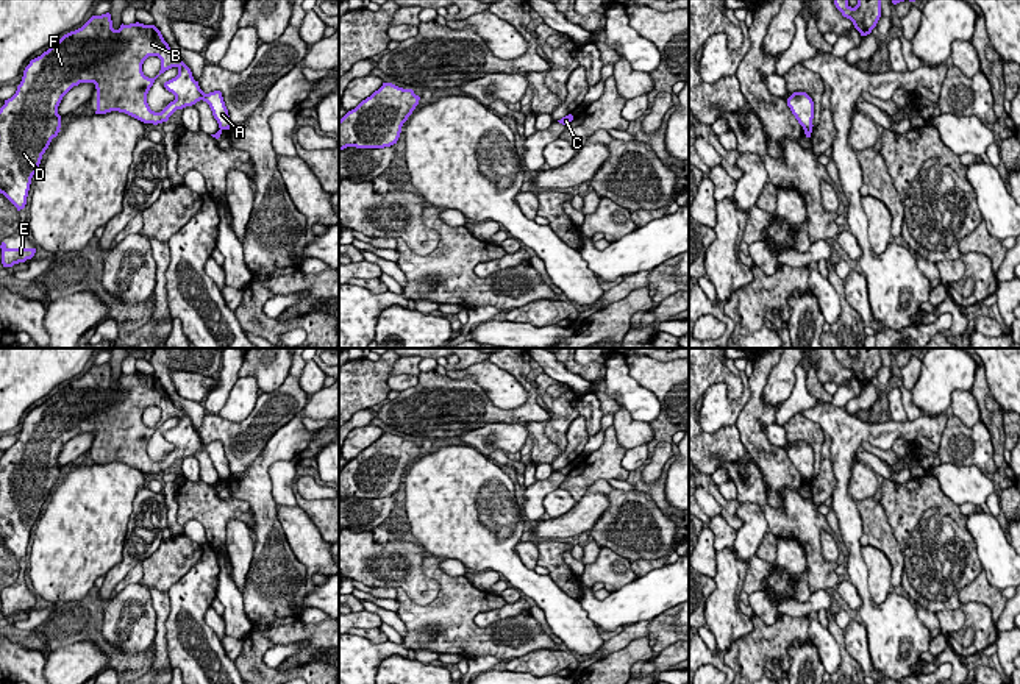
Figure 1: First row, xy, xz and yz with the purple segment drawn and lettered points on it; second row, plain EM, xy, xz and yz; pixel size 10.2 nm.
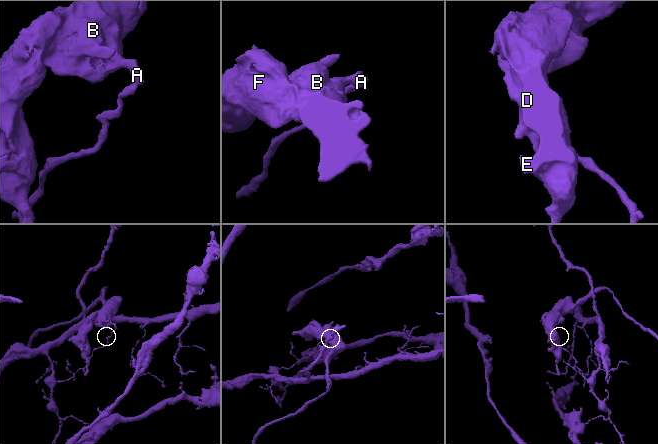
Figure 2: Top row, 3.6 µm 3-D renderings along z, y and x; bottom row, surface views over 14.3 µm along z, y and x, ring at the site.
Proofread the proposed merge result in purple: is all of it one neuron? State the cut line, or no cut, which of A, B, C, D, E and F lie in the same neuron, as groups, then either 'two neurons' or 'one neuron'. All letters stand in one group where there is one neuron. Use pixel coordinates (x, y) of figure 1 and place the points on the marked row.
cut yz (811, 127), (805, 130); groups A B D E F / C; two neurons

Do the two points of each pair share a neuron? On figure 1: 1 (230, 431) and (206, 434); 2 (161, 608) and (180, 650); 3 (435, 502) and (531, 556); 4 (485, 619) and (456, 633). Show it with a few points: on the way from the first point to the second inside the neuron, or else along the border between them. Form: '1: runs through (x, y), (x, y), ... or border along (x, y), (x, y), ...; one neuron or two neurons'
1: runs through (224, 431), (213, 431); one neuron
2: border along (166, 592), (169, 616), (164, 636), (169, 656); two neurons
3: border along (519, 541), (516, 553), (533, 570); two neurons
4: border along (511, 616), (485, 626), (478, 626), (474, 622); two neurons

